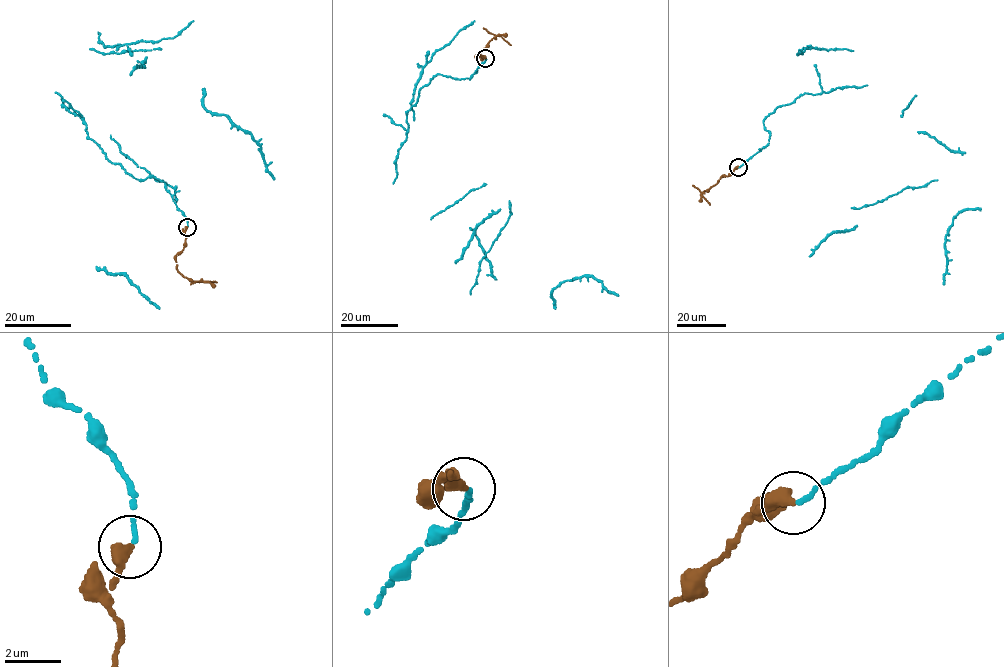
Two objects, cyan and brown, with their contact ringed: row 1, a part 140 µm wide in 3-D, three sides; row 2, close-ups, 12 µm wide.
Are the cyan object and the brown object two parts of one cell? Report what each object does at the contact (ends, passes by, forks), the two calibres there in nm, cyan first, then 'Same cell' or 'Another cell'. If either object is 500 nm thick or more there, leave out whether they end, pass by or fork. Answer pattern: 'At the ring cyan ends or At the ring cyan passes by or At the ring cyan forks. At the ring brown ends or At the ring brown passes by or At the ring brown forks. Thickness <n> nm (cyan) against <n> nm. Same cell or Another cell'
At the ring cyan ends. At the ring brown ends. Thickness 180 nm (cyan) against 440 nm. Same cell

